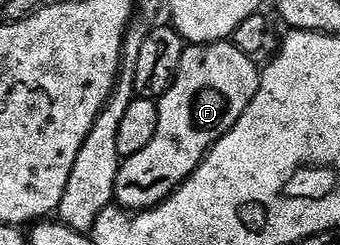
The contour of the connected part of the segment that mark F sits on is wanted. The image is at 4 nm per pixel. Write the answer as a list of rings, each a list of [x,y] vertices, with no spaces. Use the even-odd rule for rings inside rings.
[[[232,42],[189,44],[186,47],[173,85],[157,101],[159,130],[155,130],[155,138],[151,138],[150,144],[139,150],[139,154],[122,159],[113,195],[116,207],[124,208],[130,214],[157,207],[205,161],[214,142],[233,129],[259,90],[261,72],[253,64],[256,64],[254,57],[243,54],[243,50],[239,50]]]

